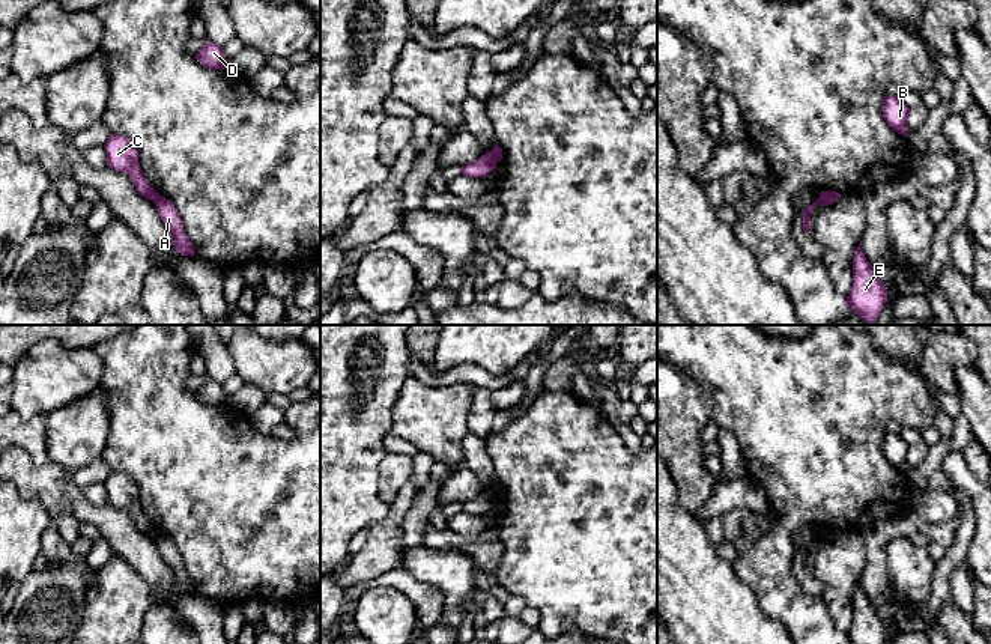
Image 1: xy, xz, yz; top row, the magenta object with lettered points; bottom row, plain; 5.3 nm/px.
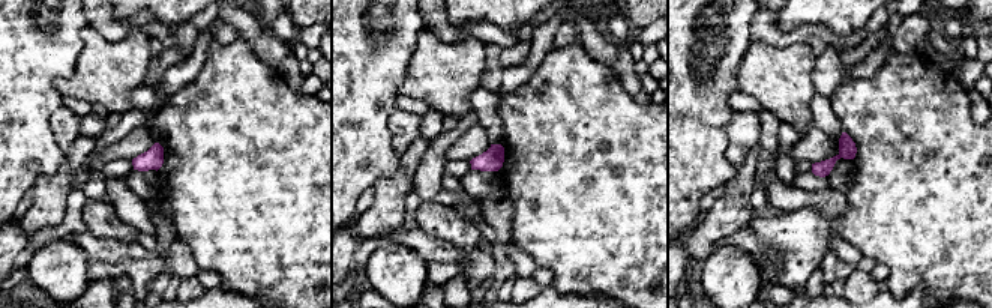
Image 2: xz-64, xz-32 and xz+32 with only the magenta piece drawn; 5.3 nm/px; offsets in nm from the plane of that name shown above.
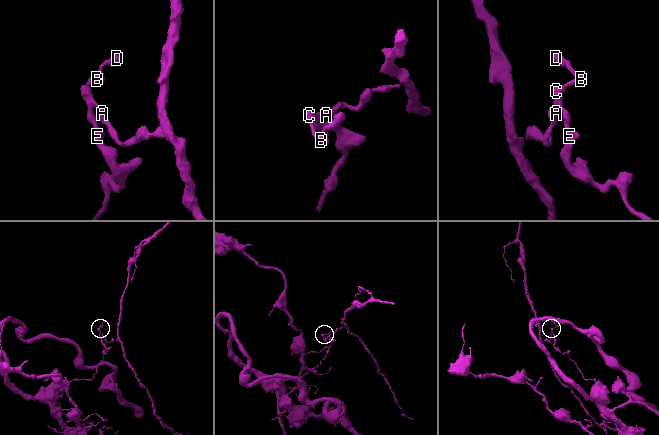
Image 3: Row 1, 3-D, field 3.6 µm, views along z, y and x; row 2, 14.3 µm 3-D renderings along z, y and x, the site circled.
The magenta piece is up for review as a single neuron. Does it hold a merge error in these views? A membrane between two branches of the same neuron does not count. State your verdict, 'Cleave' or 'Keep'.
Cleave

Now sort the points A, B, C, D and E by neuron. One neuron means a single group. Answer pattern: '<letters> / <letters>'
A / B C D E

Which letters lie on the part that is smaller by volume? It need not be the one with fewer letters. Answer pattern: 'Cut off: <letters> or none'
Cut off: A

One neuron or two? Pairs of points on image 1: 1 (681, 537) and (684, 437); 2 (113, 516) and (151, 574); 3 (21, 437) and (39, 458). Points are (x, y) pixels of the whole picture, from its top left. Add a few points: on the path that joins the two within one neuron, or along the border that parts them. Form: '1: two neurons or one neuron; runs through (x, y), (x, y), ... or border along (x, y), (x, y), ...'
1: two neurons; border along (672, 477), (680, 506), (695, 516)
2: one neuron; runs through (119, 530), (146, 560)
3: one neuron; runs through (26, 441), (38, 453)

